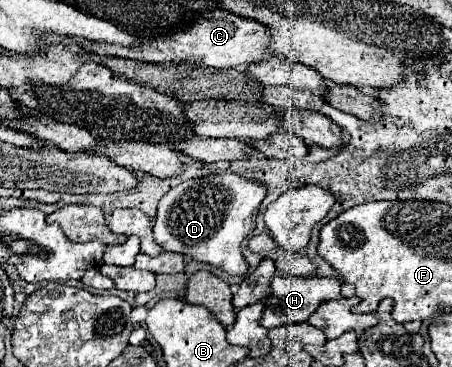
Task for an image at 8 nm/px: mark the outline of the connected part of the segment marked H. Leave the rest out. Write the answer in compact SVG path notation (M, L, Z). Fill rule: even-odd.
M273 276L271 280L271 294L263 300L265 312L259 320L261 326L265 328L275 328L283 324L295 324L295 322L305 322L323 302L337 300L341 298L341 282L335 278L319 278L319 276Z

